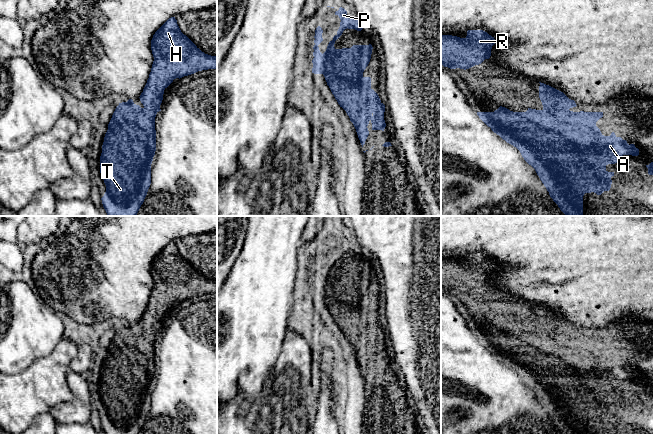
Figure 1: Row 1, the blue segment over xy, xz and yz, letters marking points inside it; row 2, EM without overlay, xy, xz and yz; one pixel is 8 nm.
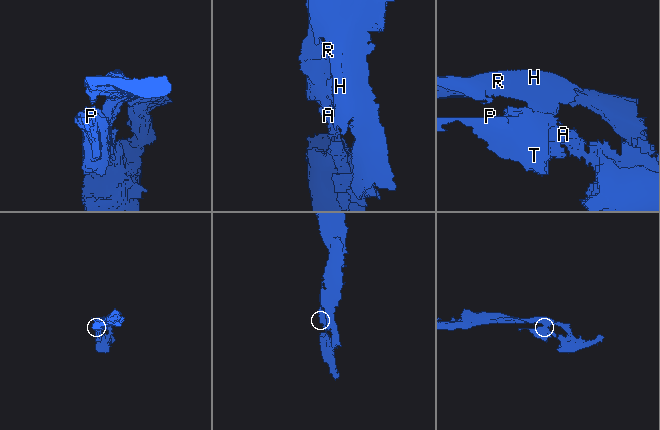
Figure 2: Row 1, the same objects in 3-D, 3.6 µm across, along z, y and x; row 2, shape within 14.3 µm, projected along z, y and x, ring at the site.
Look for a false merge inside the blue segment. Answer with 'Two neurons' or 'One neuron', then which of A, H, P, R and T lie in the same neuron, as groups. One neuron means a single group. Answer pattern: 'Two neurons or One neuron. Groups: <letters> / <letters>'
One neuron. Groups: A H P R T

